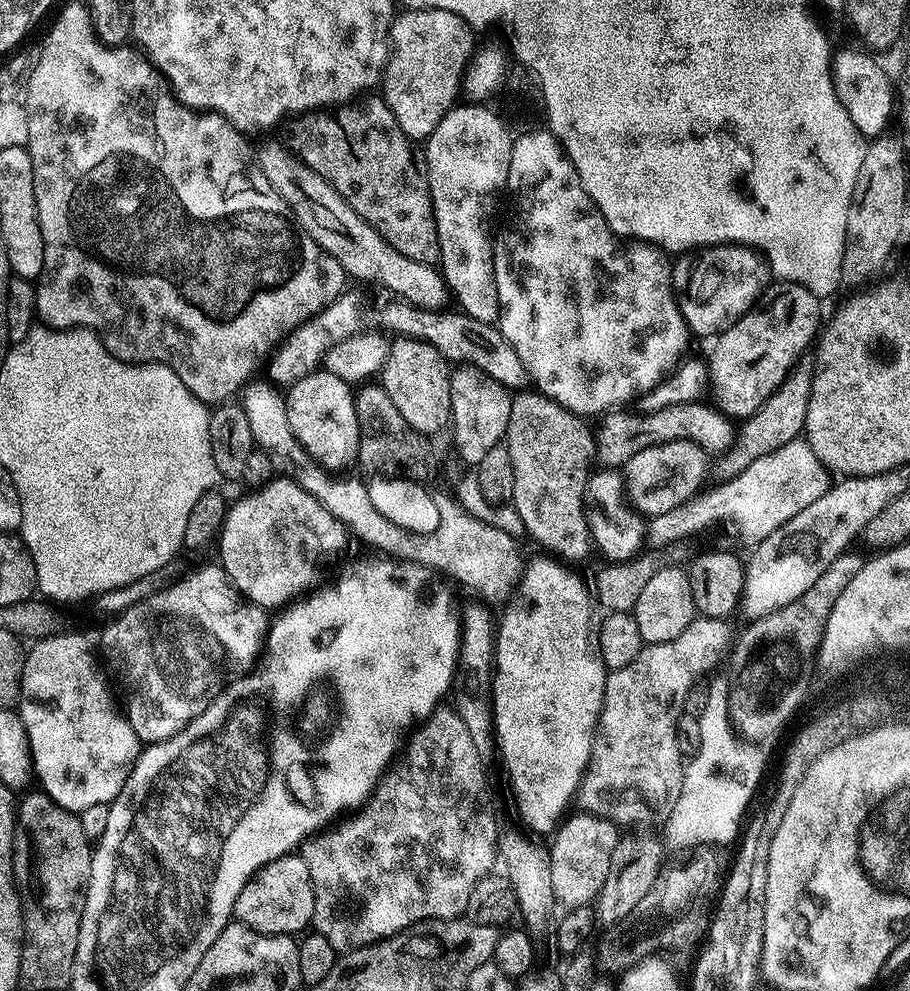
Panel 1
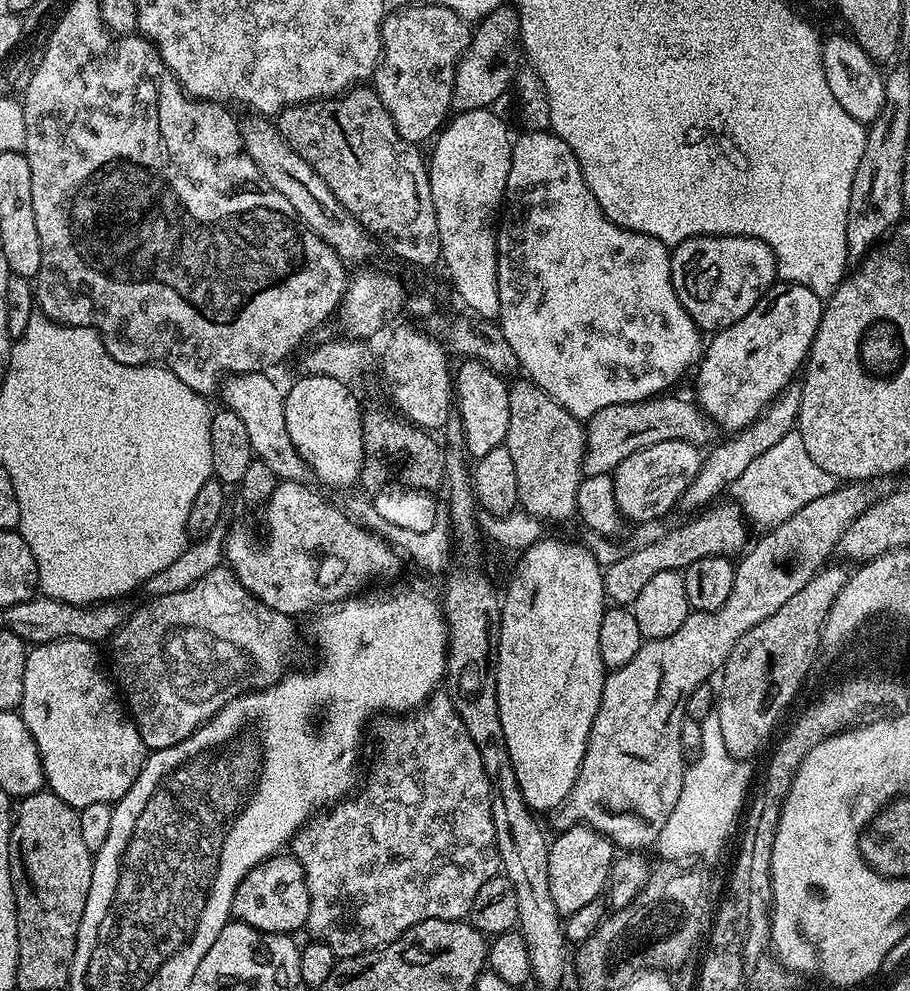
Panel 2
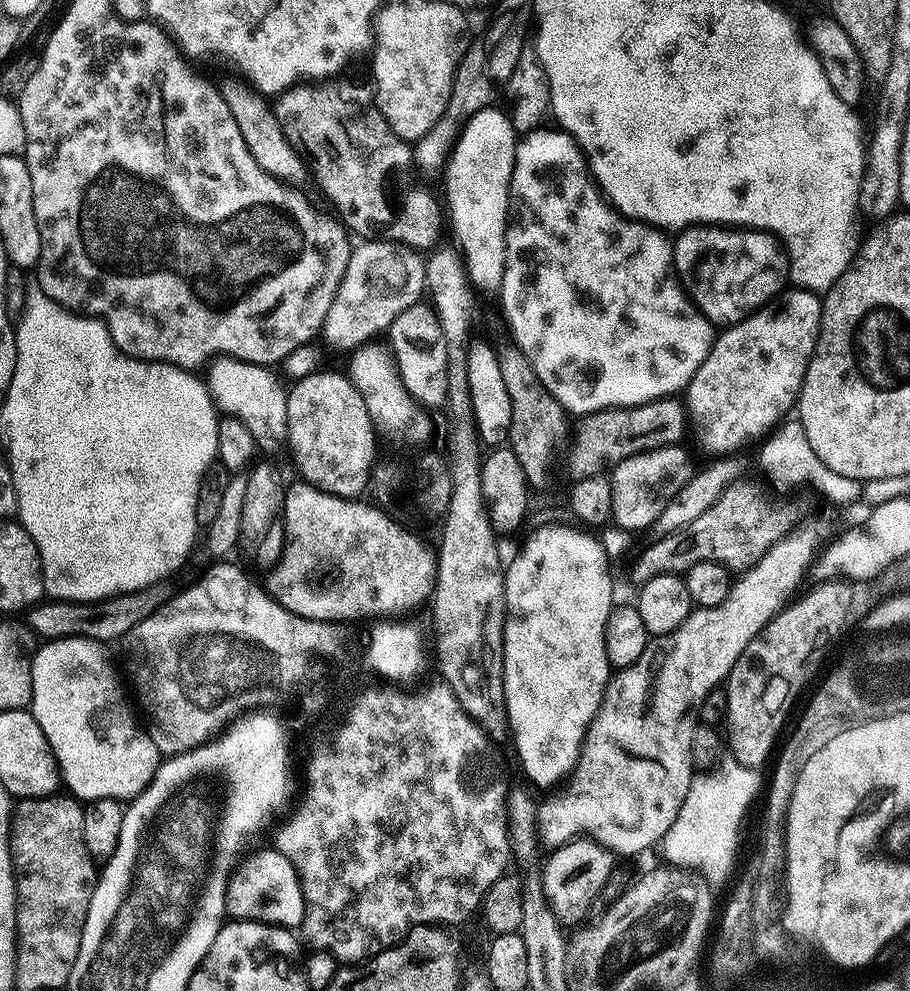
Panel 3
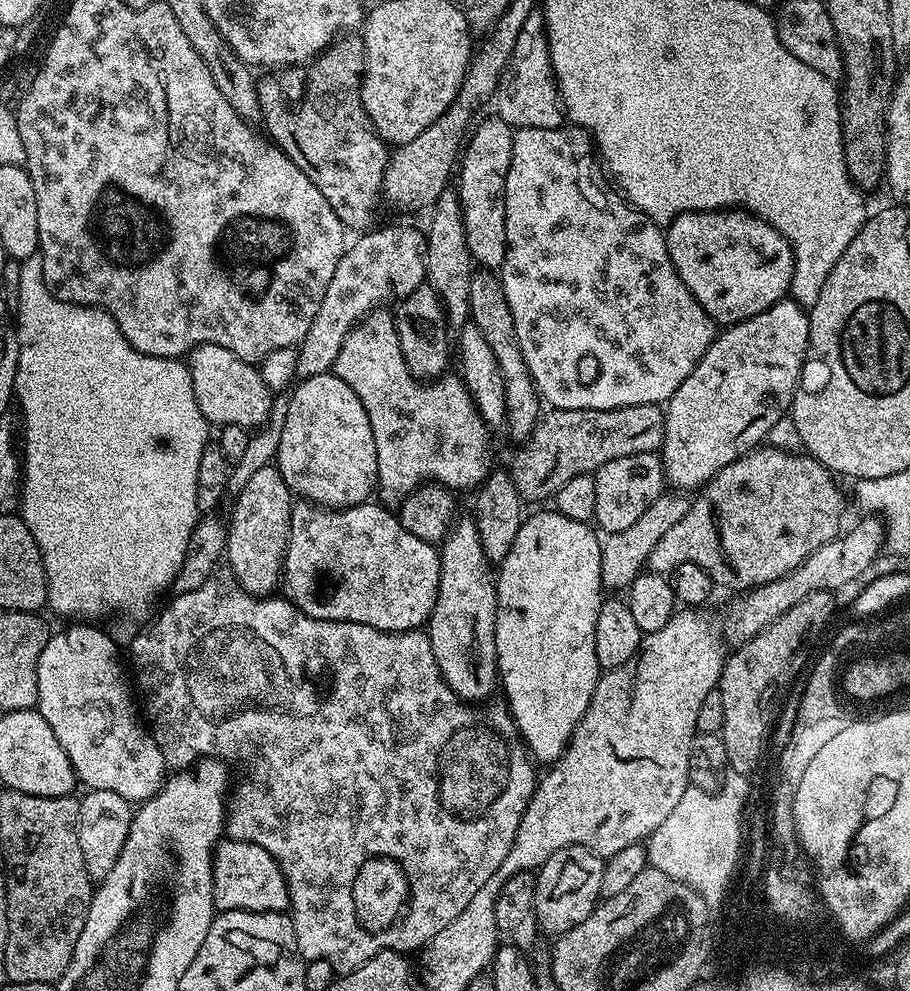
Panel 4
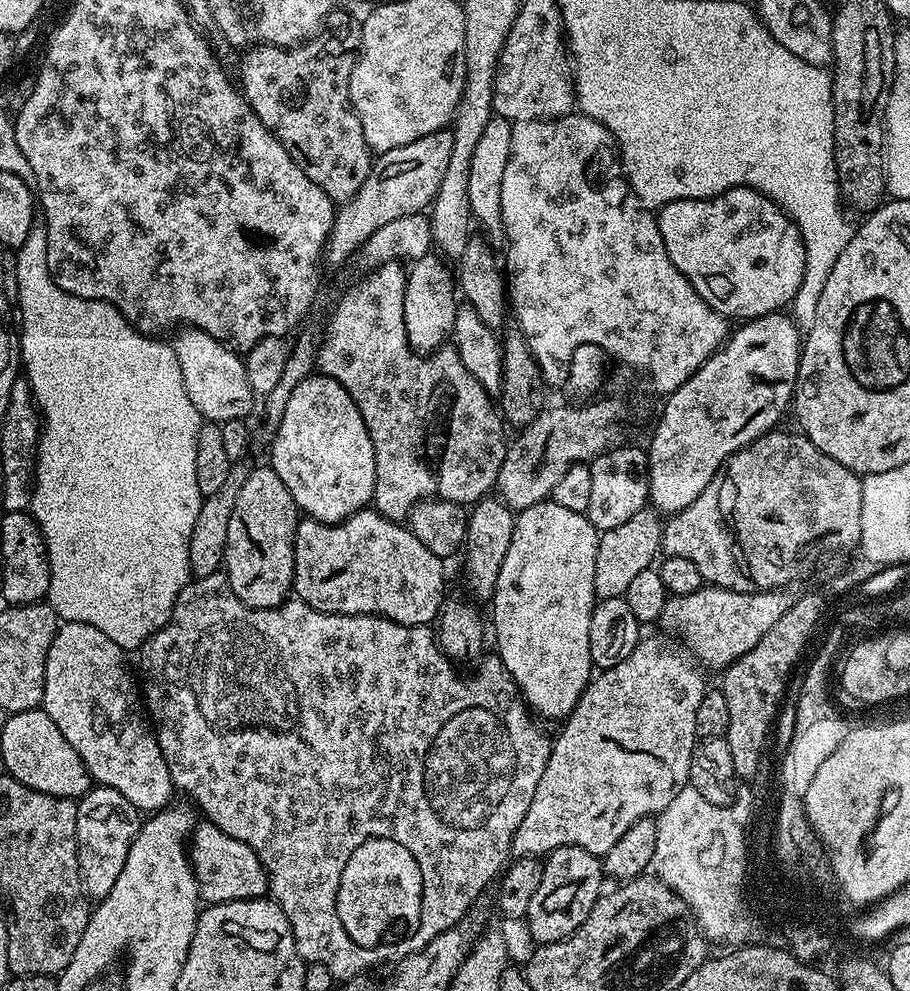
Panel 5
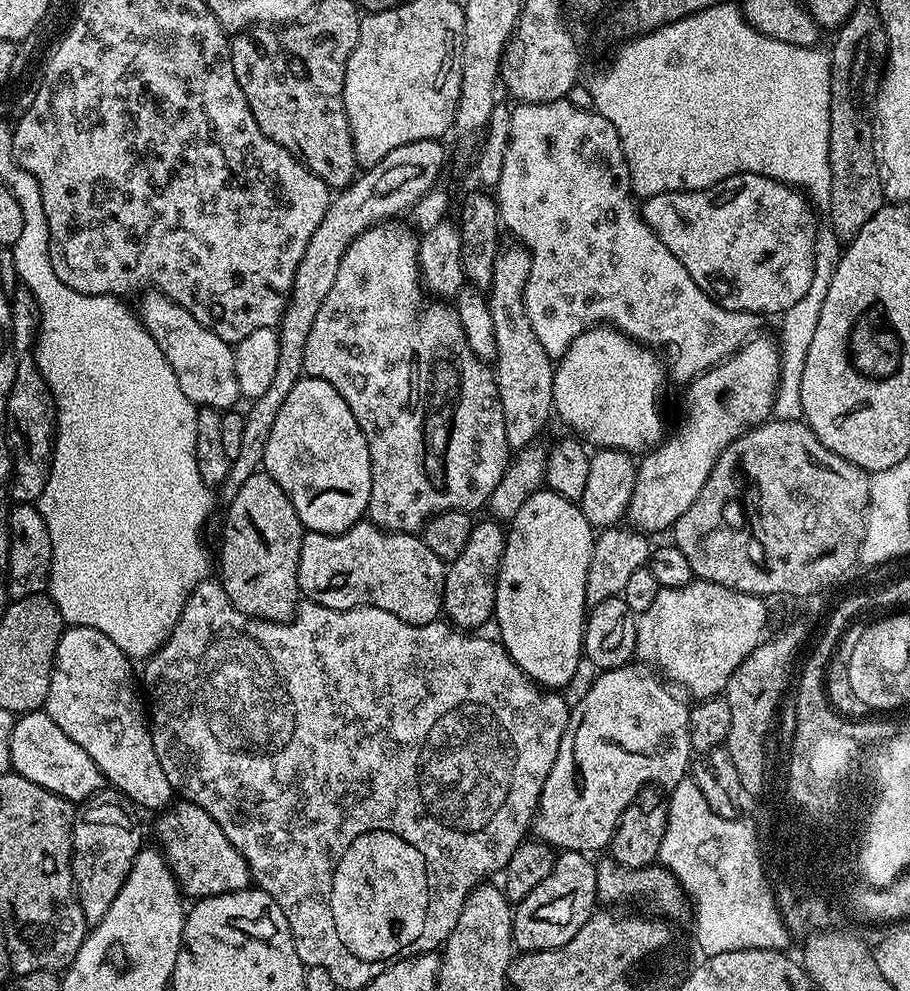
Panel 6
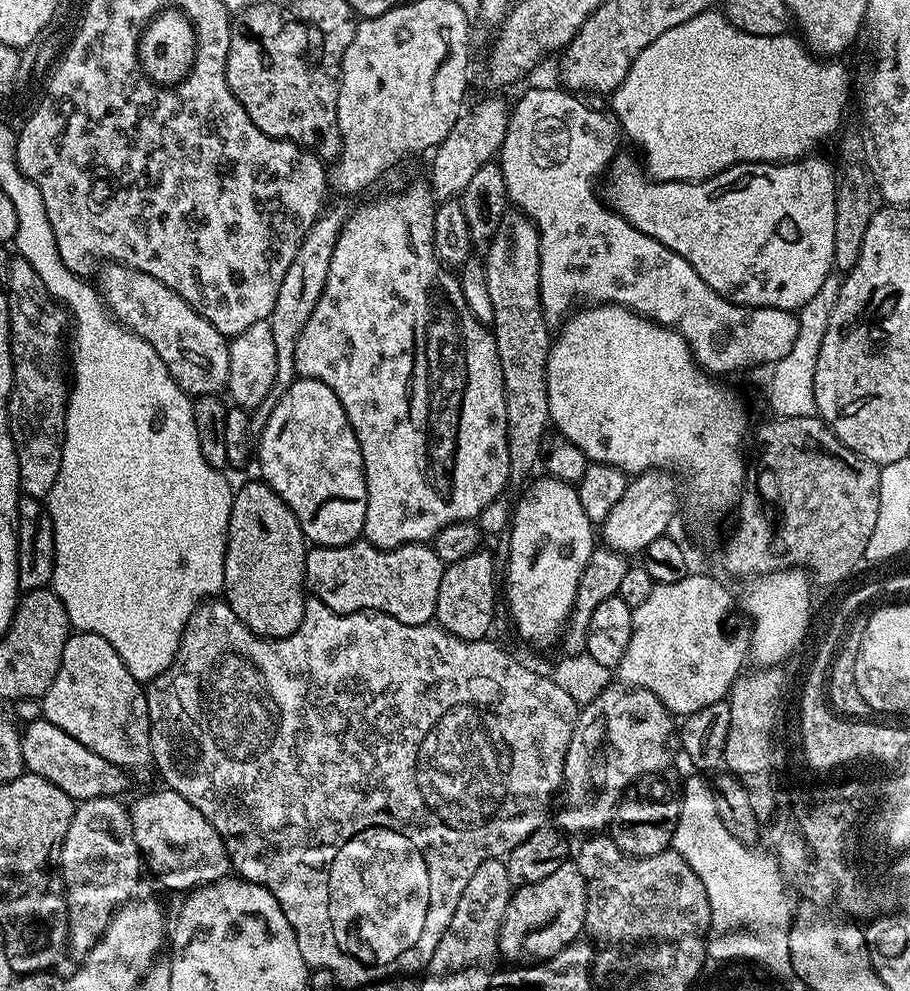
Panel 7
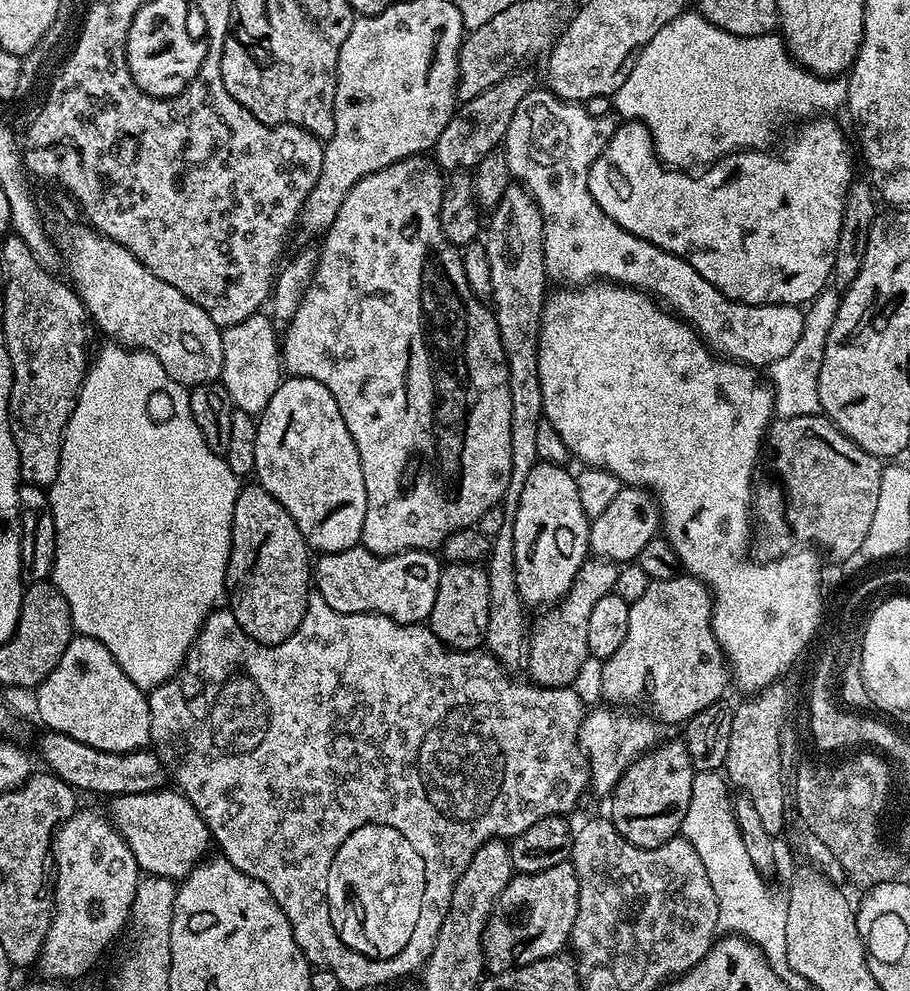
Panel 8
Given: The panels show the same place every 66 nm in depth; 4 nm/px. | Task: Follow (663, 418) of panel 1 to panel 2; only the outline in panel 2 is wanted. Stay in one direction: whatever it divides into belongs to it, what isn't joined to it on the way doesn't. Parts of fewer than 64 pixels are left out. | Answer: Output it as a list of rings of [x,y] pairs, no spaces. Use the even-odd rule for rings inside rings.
[[[662,394],[647,402],[615,404],[598,410],[587,417],[584,434],[584,476],[603,476],[615,472],[623,460],[646,446],[658,442],[684,440],[697,446],[711,445],[713,421],[709,420],[691,399],[679,400],[673,394]],[[692,403],[692,404],[691,404]]]

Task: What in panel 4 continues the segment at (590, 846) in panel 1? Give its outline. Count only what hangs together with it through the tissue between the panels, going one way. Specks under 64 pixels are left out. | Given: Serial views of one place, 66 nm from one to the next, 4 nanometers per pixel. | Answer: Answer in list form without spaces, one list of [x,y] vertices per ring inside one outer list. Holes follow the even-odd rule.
[[[571,844],[550,854],[550,858],[546,858],[546,862],[538,870],[532,903],[534,920],[540,923],[541,930],[549,932],[549,937],[555,938],[569,932],[574,926],[578,926],[578,922],[587,918],[601,899],[603,869],[604,860],[581,844]]]

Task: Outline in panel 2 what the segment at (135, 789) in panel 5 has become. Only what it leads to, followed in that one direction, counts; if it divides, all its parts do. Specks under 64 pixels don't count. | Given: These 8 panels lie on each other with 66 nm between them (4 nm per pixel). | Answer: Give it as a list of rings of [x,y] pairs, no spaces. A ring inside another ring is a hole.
[[[80,639],[35,645],[26,658],[24,689],[18,709],[40,751],[47,787],[77,810],[94,802],[112,804],[122,799],[138,778],[146,759],[144,740],[136,729],[136,721],[126,711],[109,673],[100,669],[95,650],[91,643]]]

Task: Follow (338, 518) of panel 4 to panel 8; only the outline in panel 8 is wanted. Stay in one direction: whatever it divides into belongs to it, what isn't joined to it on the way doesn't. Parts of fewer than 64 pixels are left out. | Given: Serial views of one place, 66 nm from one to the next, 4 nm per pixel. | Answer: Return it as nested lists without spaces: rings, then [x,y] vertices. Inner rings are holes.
[[[357,546],[350,550],[342,550],[341,552],[329,552],[319,557],[320,561],[314,564],[314,588],[320,593],[322,598],[326,598],[326,602],[334,610],[339,612],[375,612],[378,616],[388,616],[392,620],[397,620],[400,624],[418,624],[427,621],[431,617],[434,610],[434,598],[438,594],[438,582],[440,581],[441,561],[435,560],[433,553],[428,550],[417,550],[414,552],[399,552],[396,556],[376,556],[373,552],[363,546]]]

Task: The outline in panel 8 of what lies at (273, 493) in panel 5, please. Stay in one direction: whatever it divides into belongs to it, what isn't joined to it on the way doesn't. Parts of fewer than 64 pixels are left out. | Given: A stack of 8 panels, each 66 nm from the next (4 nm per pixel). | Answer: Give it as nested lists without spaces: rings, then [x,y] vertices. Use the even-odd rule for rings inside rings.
[[[258,482],[243,485],[234,502],[226,604],[238,626],[259,644],[281,644],[298,630],[310,591],[310,549],[294,518]]]

